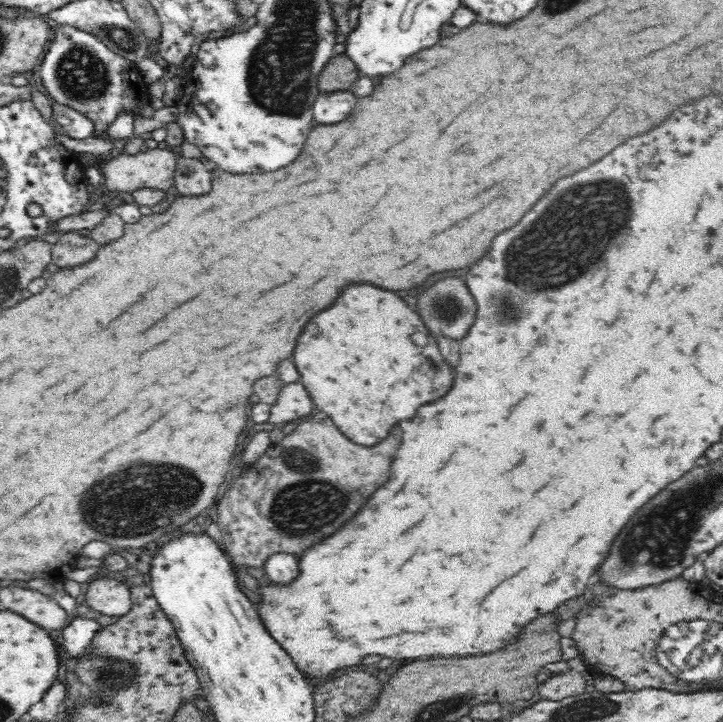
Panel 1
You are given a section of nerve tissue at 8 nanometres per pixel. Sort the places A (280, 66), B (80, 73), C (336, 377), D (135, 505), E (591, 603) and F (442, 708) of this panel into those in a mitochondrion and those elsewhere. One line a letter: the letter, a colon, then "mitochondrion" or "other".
A: mitochondrion
B: mitochondrion
C: other
D: mitochondrion
E: other
F: mitochondrion

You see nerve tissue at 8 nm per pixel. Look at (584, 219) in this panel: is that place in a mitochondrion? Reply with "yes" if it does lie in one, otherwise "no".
yes

